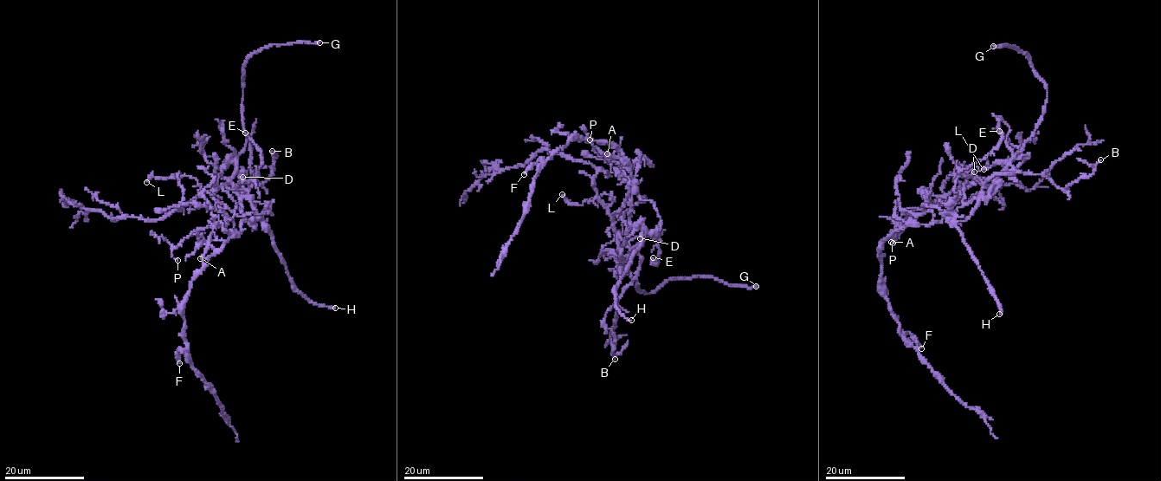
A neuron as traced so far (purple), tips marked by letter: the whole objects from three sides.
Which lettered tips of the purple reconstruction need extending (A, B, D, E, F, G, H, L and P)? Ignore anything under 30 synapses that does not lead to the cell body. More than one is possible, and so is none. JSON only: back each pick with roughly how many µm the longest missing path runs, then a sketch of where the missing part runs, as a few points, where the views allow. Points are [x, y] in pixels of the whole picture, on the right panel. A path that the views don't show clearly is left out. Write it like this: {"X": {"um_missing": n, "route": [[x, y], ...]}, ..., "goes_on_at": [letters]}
{"A": {"um_missing": 80, "route": [[893, 243], [893, 258], [908, 322], [932, 354], [967, 385], [976, 388], [977, 406], [1006, 452]]}, "G": {"um_missing": 40, "route": [[993, 46], [951, 39], [941, 29], [941, 18], [951, 5]]}, "H": {"um_missing": 120}, "goes_on_at": ["A", "G", "H"]}

